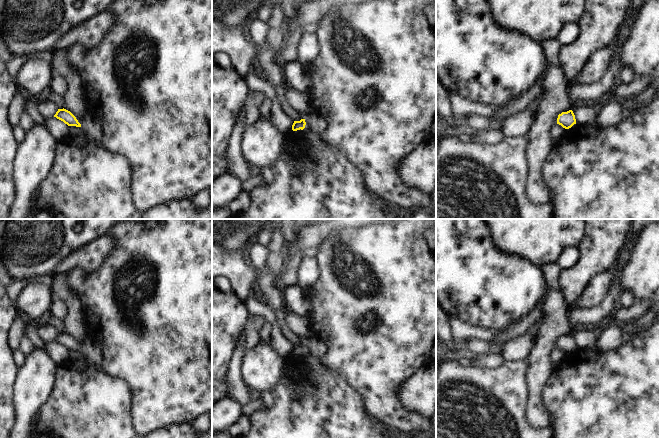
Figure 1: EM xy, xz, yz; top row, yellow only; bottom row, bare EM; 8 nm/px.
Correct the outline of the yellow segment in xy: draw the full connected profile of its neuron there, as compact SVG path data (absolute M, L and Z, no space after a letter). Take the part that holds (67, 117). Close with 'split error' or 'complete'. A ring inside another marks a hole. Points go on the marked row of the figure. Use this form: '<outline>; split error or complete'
M64 108L58 109L58 111L54 115L54 117L63 121L68 126L81 127L81 124L78 122L76 117L70 111L64 109Z; complete

